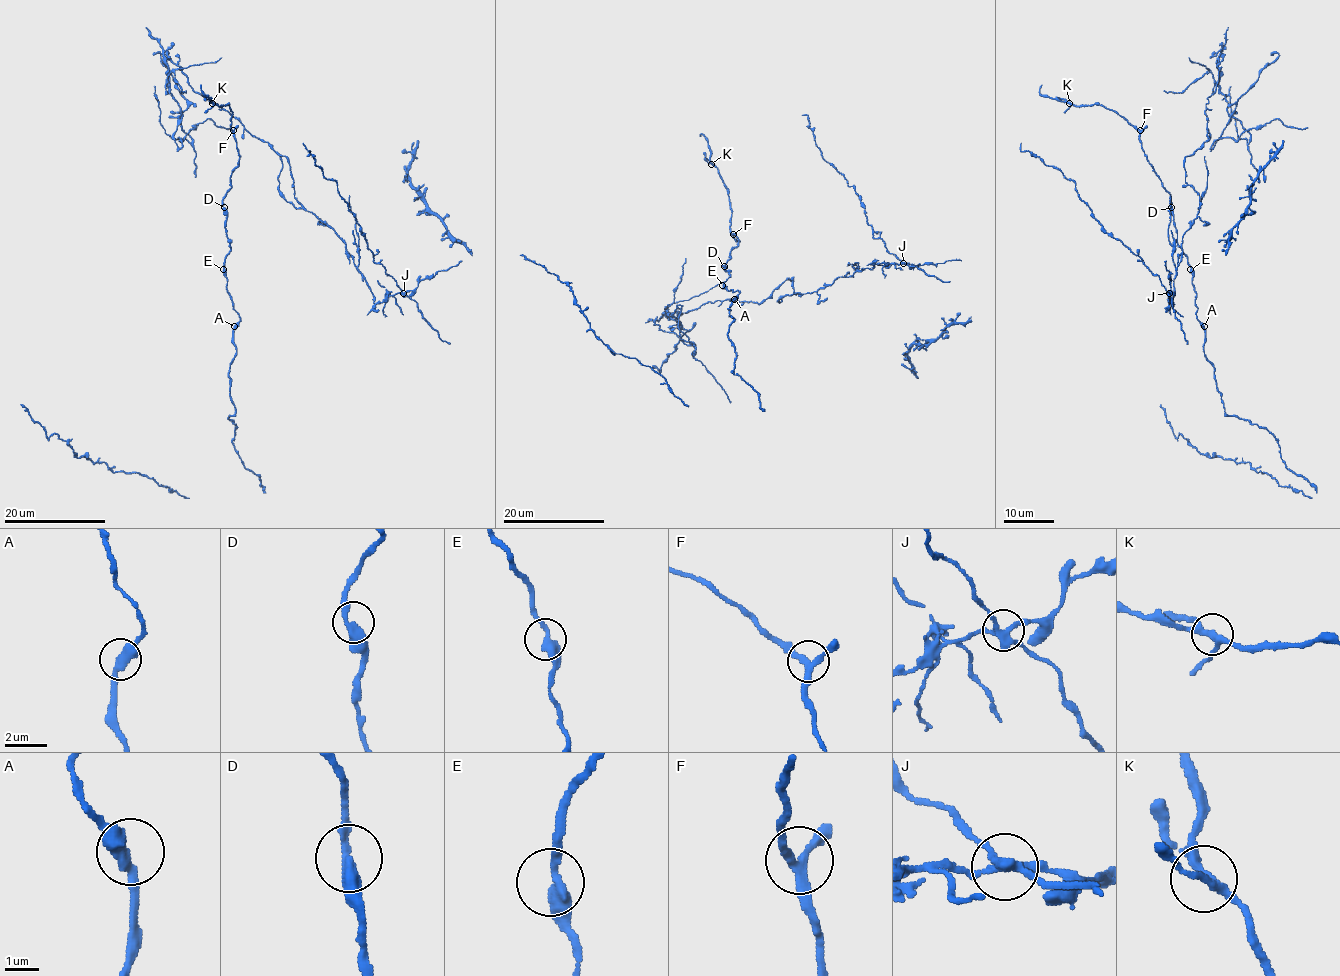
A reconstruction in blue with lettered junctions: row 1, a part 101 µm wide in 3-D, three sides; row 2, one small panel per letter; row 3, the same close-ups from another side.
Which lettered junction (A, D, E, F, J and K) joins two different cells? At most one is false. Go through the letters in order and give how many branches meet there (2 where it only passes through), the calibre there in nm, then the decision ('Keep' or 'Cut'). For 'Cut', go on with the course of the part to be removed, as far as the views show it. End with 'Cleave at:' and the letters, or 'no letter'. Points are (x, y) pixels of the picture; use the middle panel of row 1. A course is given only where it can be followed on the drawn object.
A: Branches: 2. Thickness 380 nm. Keep
D: Branches: 2. Thickness 320 nm. Keep
E: Branches: 2. Thickness 360 nm. Keep
F: Branches: 3. Thickness 280 nm. Keep
J: Branches: 4. Thickness 280 nm. Cut. Course of the part to remove: (903, 263), (667, 313), (678, 324), (679, 305), (730, 403)
K: Branches: 4. Thickness 280 nm. Keep
Cleave at: J

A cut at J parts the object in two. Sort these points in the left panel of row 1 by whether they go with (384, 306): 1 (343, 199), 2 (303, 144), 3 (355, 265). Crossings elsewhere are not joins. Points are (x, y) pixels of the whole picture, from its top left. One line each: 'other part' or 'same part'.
1: other part
2: other part
3: same part

